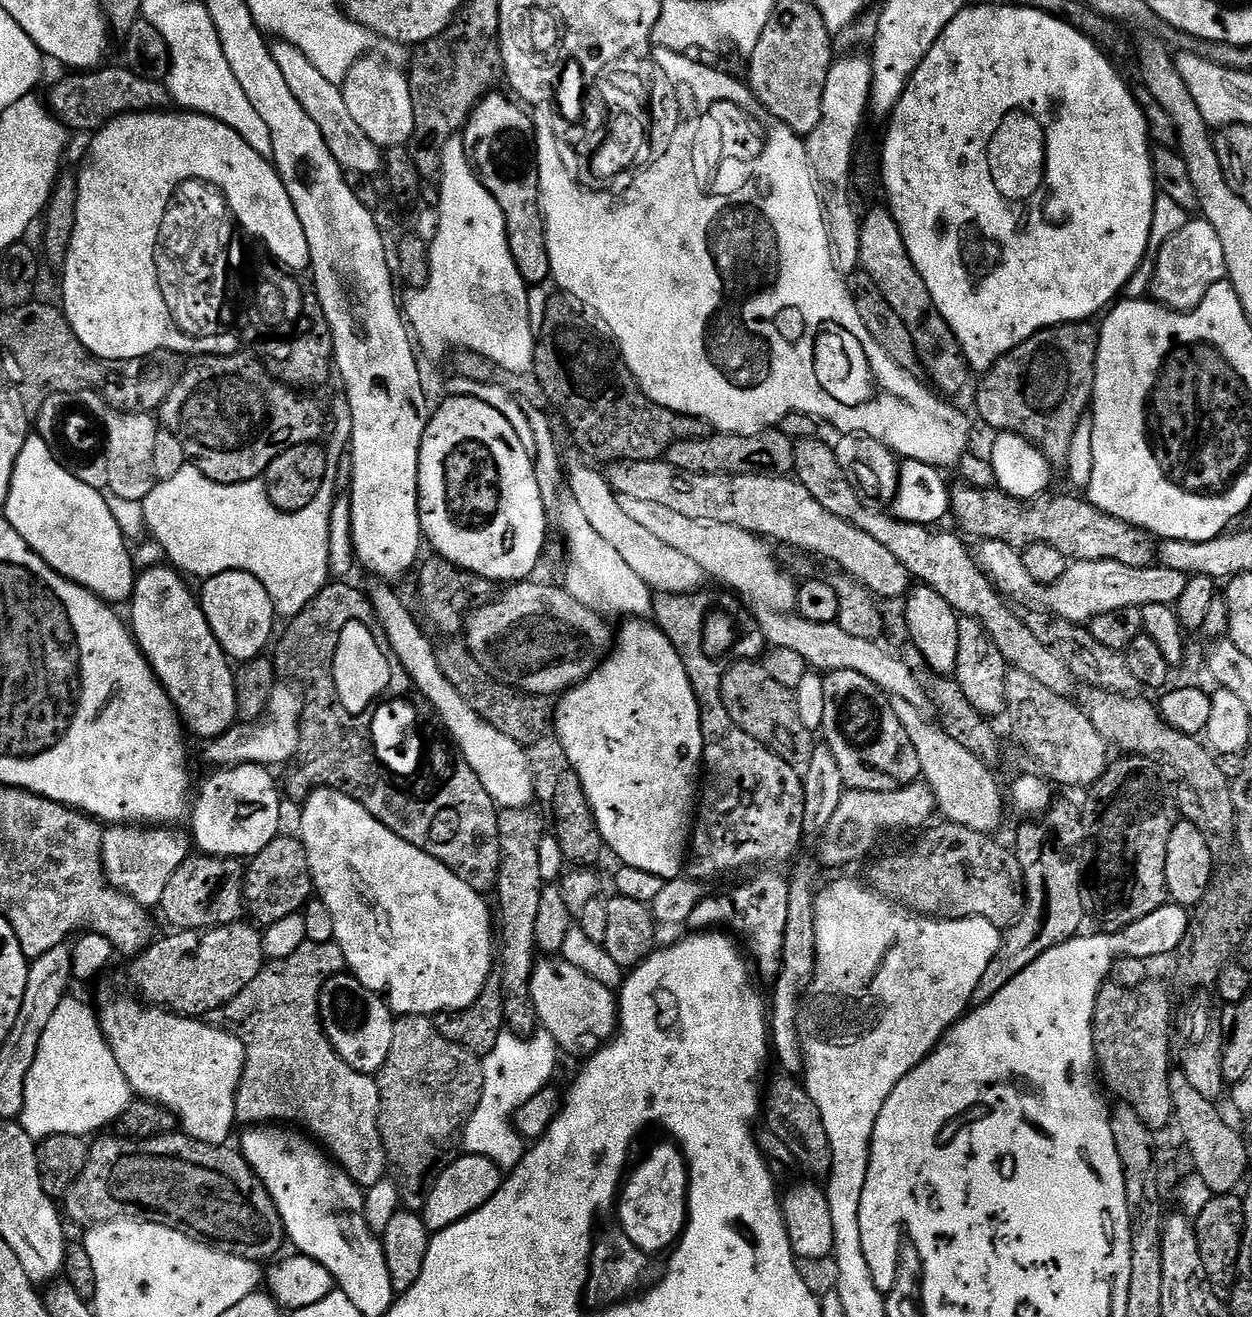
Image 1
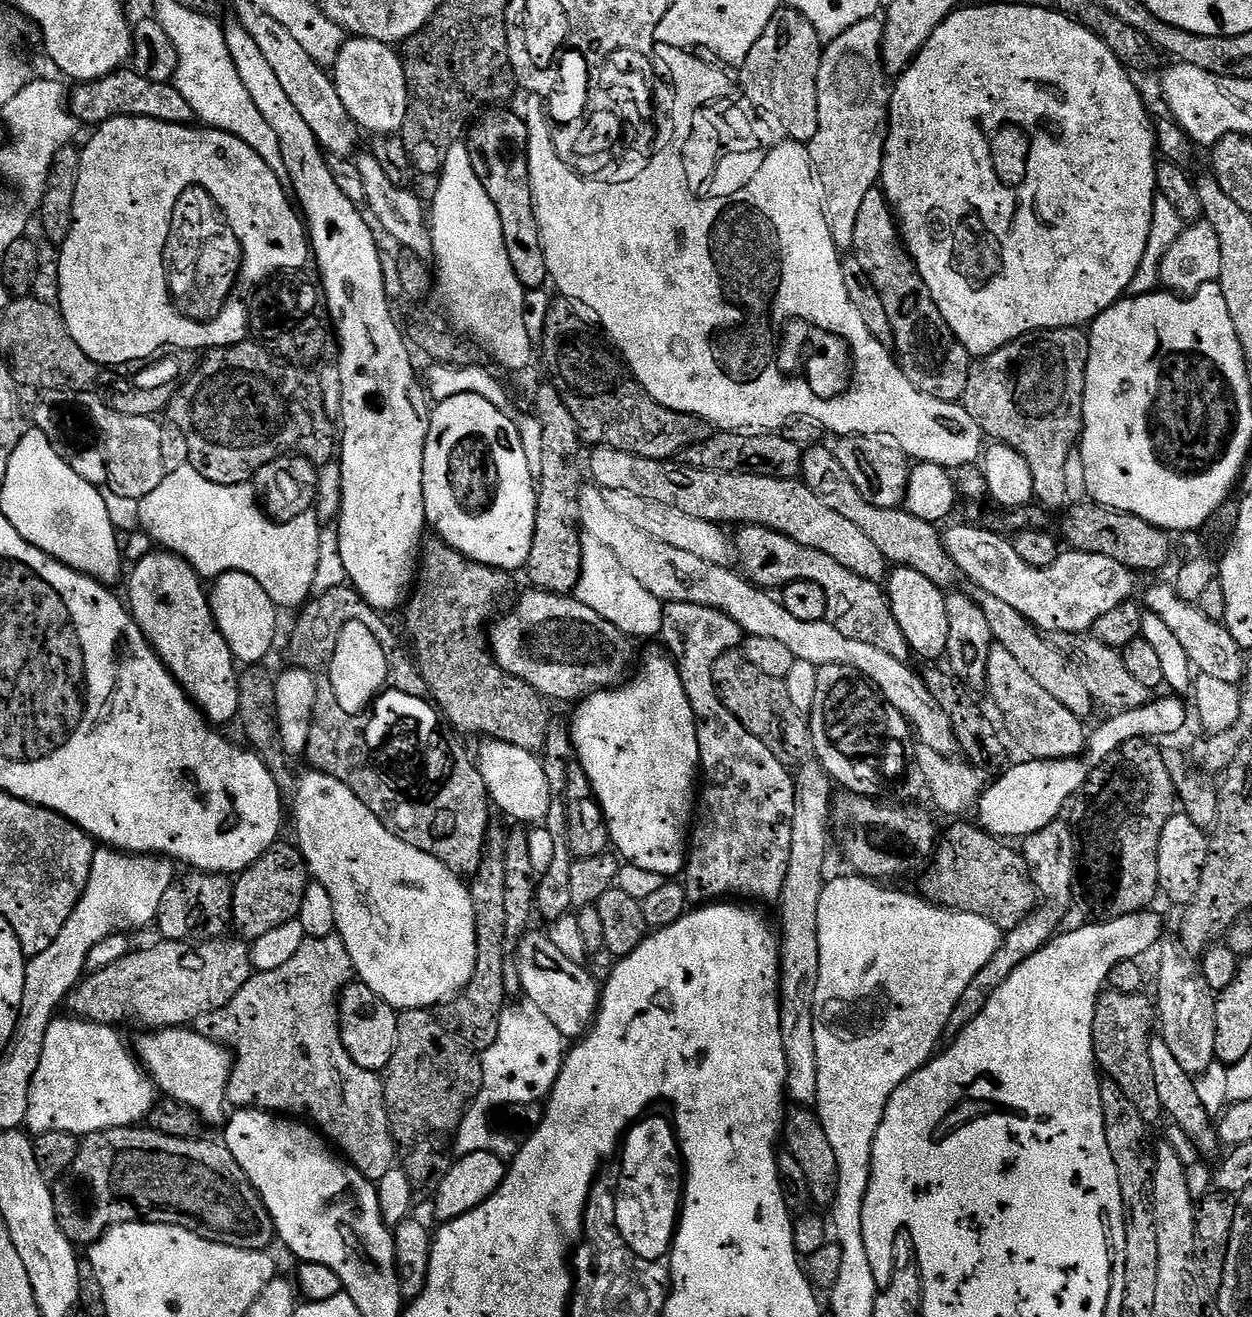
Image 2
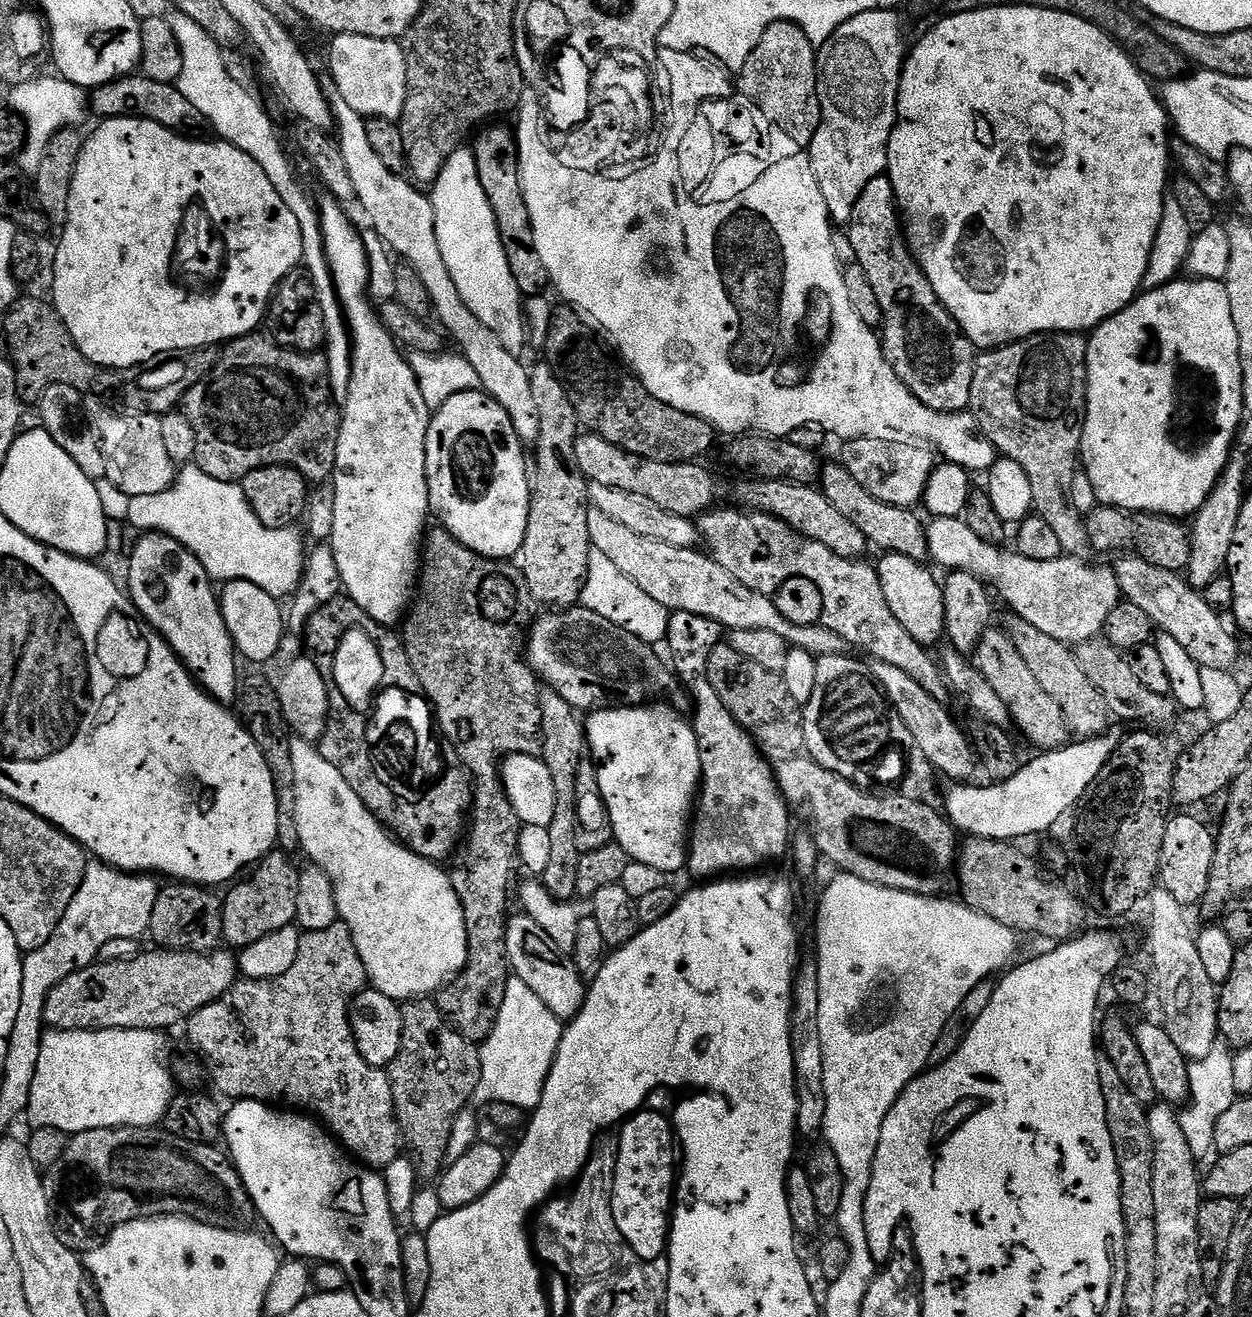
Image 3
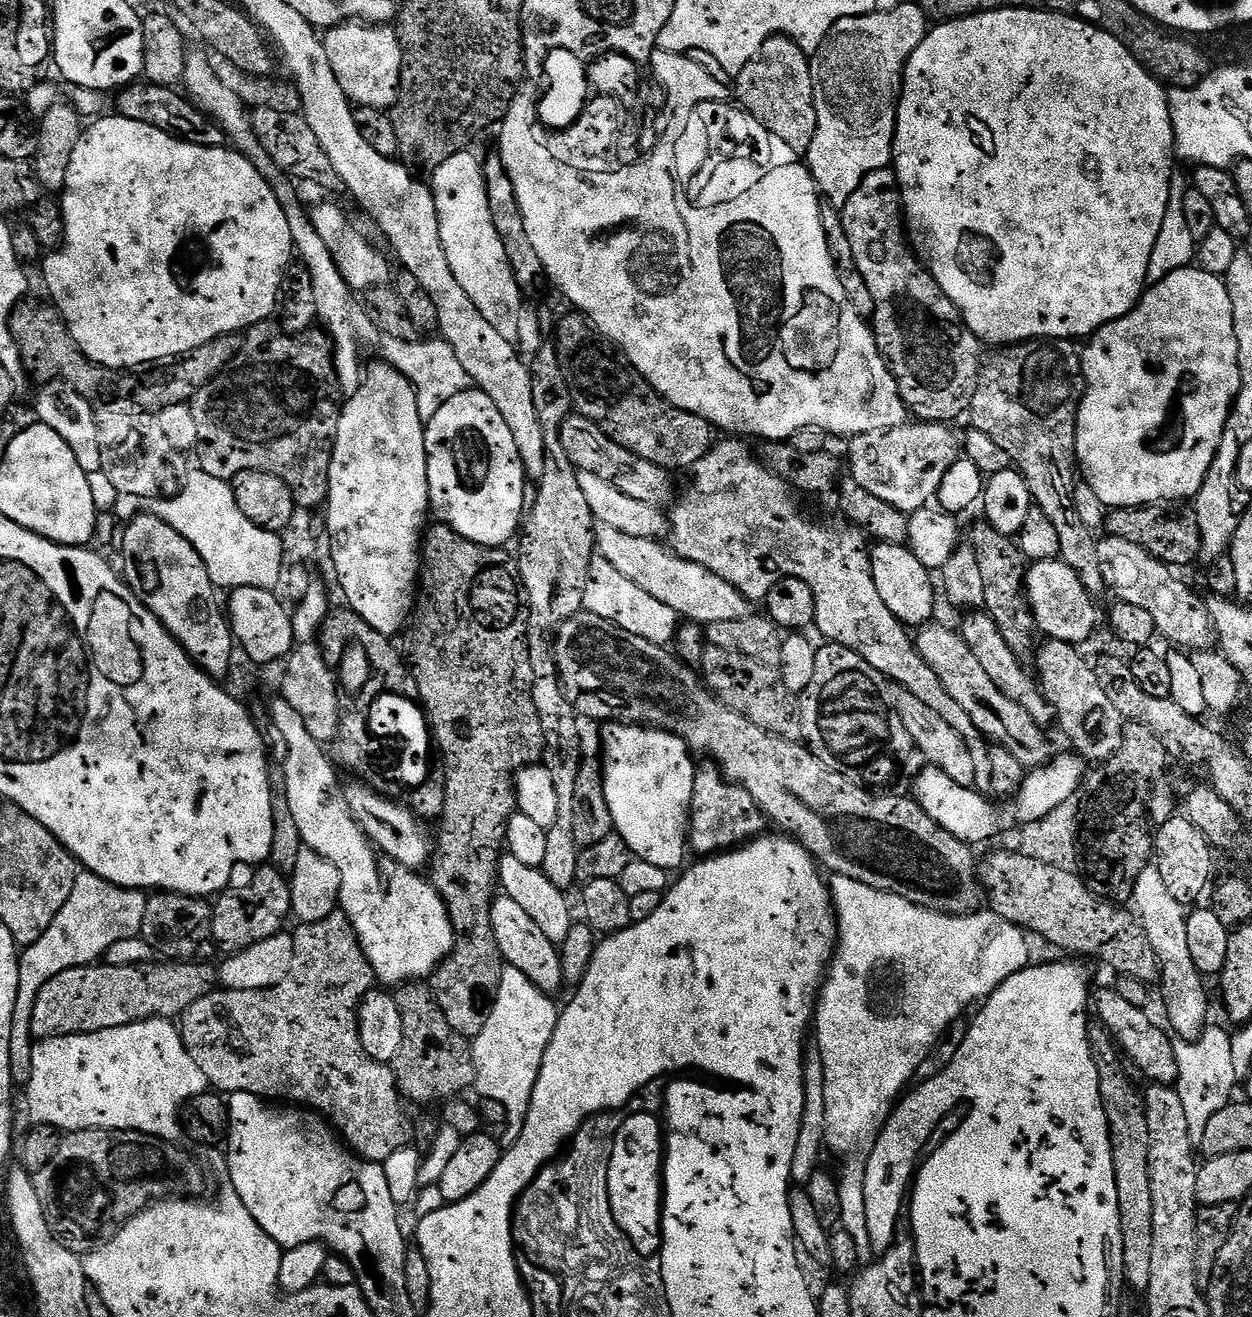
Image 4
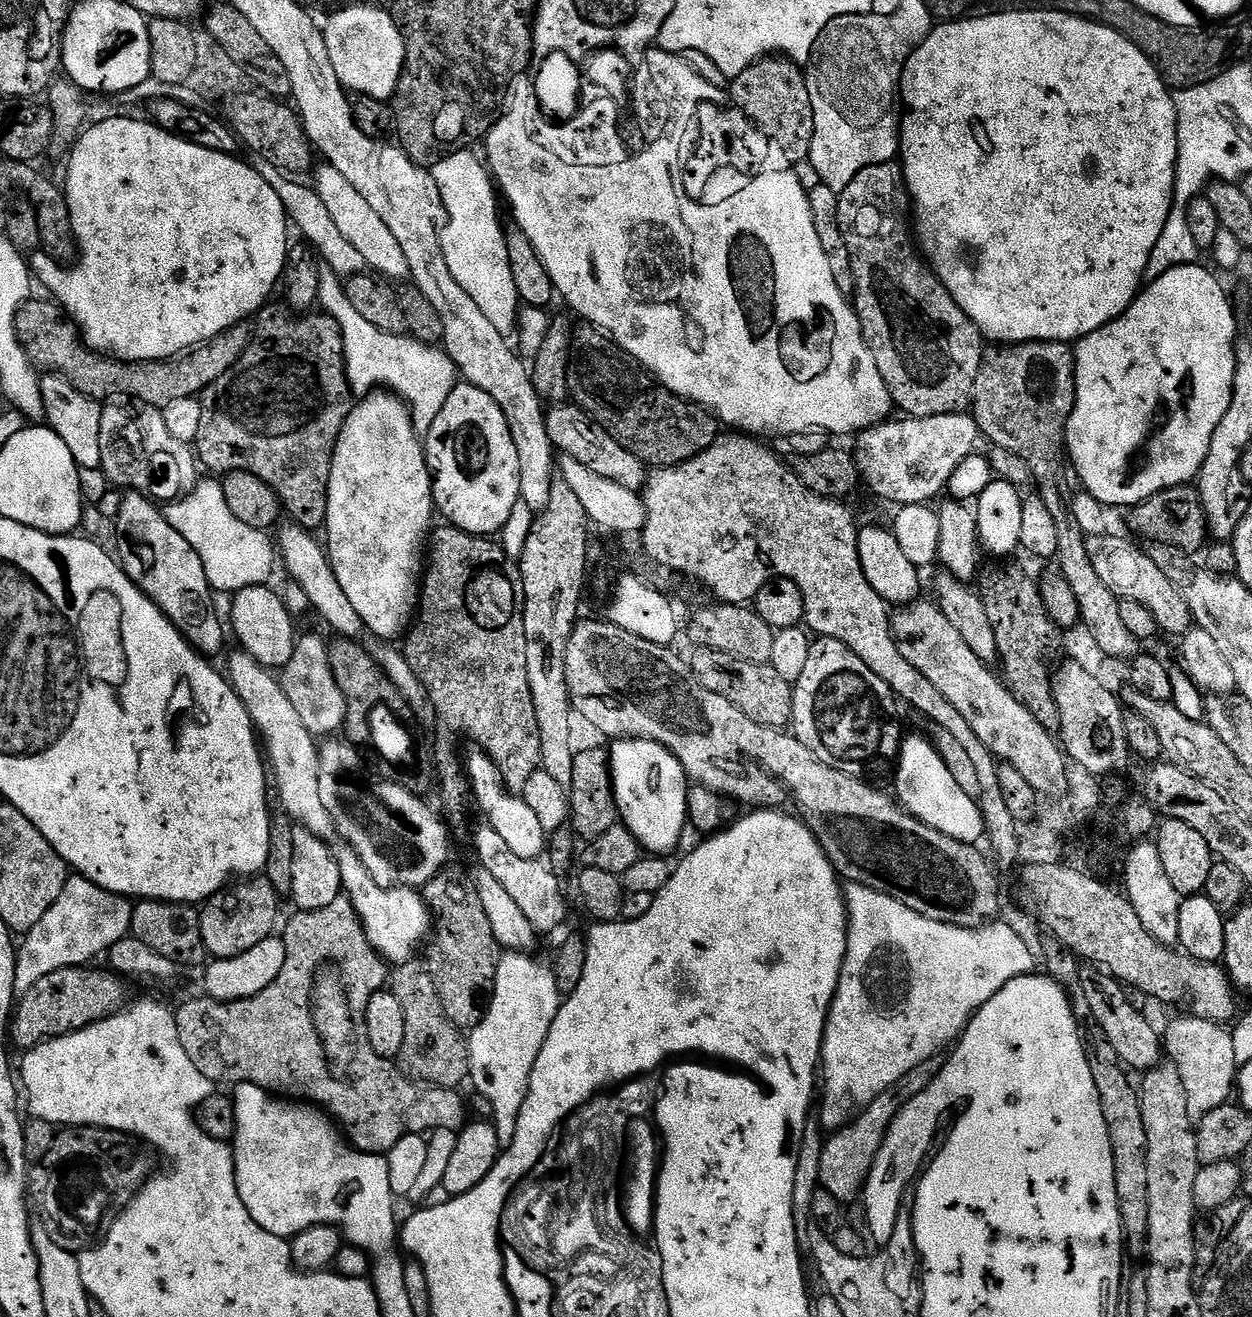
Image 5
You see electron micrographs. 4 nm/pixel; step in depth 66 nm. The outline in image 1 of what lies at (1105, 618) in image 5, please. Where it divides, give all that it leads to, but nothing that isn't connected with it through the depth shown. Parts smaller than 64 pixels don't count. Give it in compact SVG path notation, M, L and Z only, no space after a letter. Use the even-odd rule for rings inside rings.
M1081 322L1078 324L1056 324L1053 328L1044 328L1041 332L1036 332L1030 338L1026 338L1014 350L1010 350L1001 360L996 363L993 368L988 369L979 377L980 385L976 388L976 412L989 424L990 427L996 428L997 433L1012 432L1016 436L1026 438L1035 448L1048 459L1049 465L1063 465L1068 459L1068 450L1070 446L1070 438L1076 433L1079 427L1080 416L1089 411L1090 401L1092 399L1092 387L1094 386L1094 378L1096 377L1096 355L1098 354L1098 338L1100 333L1097 325L1092 322Z

